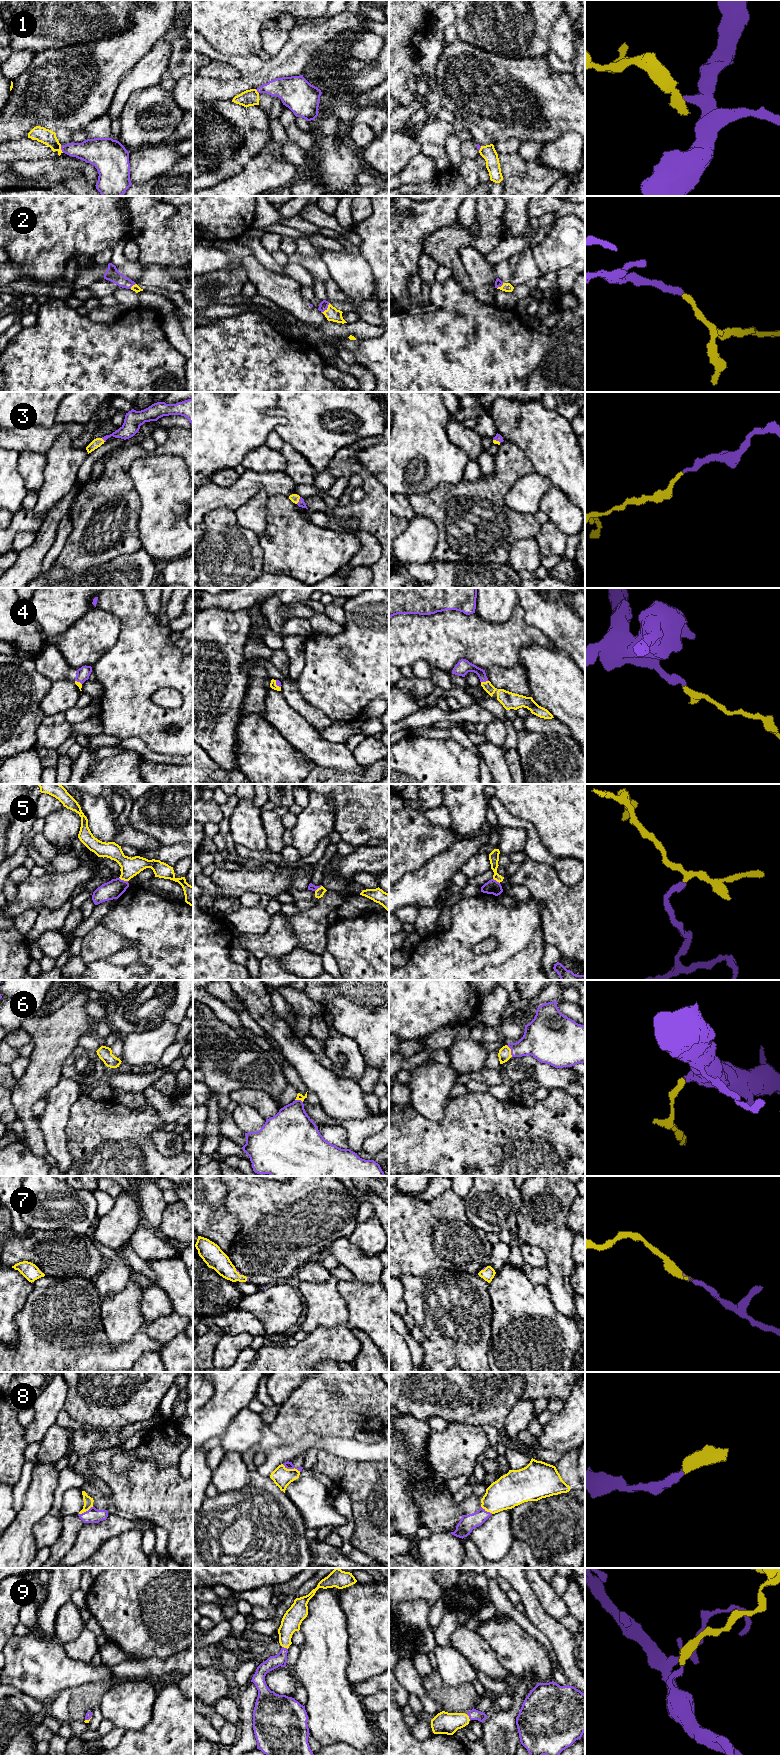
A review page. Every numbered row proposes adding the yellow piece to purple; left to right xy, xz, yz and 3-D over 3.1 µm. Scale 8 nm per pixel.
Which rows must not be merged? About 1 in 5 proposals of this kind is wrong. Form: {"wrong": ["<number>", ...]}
{"wrong": ["1", "5"]}

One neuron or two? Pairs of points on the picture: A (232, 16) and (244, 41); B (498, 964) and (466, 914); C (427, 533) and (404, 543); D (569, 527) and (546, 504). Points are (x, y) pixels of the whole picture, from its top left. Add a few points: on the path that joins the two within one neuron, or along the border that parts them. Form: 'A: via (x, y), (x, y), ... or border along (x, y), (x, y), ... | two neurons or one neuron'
A: via (232, 22), (233, 29), (239, 35) | one neuron
B: via (502, 948), (502, 937), (482, 918) | one neuron
C: via (421, 538), (416, 543), (410, 543) | one neuron
D: via (565, 521), (552, 508) | one neuron

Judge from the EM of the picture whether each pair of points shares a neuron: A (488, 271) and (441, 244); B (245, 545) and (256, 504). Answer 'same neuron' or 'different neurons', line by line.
A: different neurons
B: different neurons

